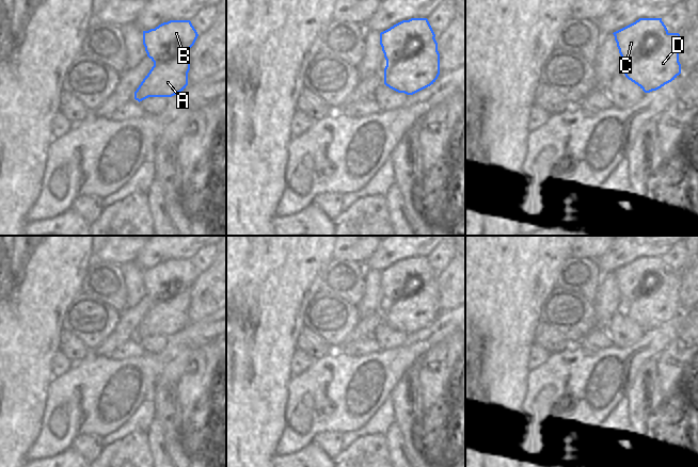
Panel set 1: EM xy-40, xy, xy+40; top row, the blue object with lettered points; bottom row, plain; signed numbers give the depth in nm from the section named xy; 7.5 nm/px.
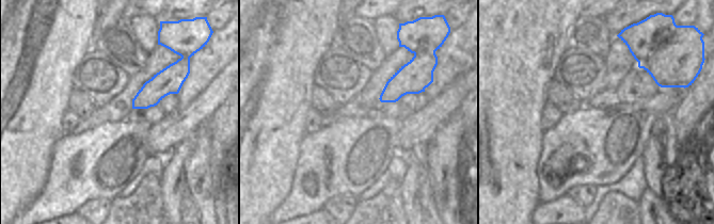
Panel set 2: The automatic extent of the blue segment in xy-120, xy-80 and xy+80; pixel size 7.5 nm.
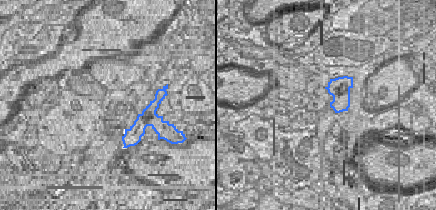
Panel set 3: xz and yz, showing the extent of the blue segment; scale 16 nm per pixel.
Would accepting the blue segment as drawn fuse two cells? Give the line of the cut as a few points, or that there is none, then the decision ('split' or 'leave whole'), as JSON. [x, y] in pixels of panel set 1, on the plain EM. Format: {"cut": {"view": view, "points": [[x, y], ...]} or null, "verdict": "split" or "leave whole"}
{"cut": {"view": "xy", "points": [[433, 276], [409, 286], [407, 298], [386, 304]]}, "verdict": "split"}

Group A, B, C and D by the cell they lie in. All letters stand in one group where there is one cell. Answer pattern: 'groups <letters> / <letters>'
groups A D / B C

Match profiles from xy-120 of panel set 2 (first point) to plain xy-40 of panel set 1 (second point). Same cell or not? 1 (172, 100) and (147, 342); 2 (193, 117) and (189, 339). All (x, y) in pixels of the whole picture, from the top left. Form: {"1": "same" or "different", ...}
{"1": "same", "2": "different"}

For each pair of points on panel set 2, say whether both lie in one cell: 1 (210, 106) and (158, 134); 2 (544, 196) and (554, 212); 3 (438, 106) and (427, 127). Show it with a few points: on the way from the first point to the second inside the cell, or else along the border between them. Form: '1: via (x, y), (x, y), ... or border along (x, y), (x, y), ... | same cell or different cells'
1: via (197, 113), (186, 123), (171, 130) | same cell
2: border along (565, 193), (549, 202), (540, 203) | different cells
3: via (437, 111), (427, 122) | same cell

